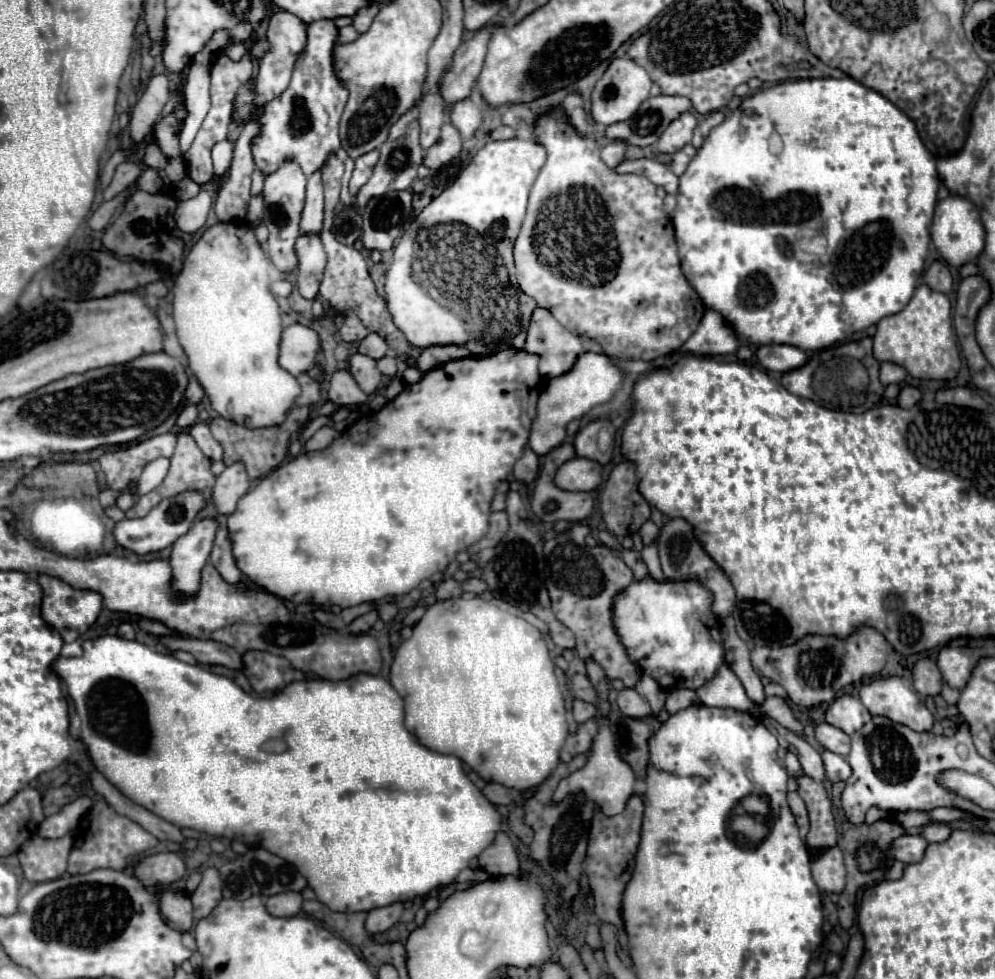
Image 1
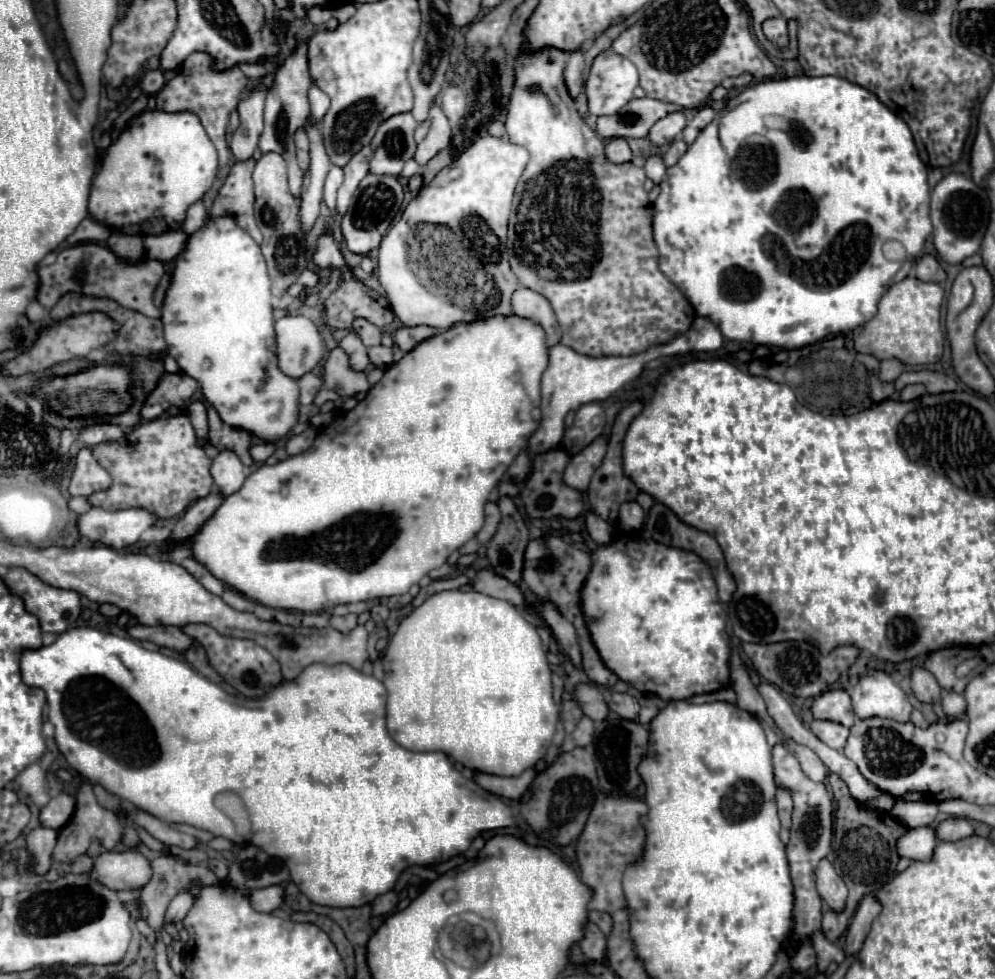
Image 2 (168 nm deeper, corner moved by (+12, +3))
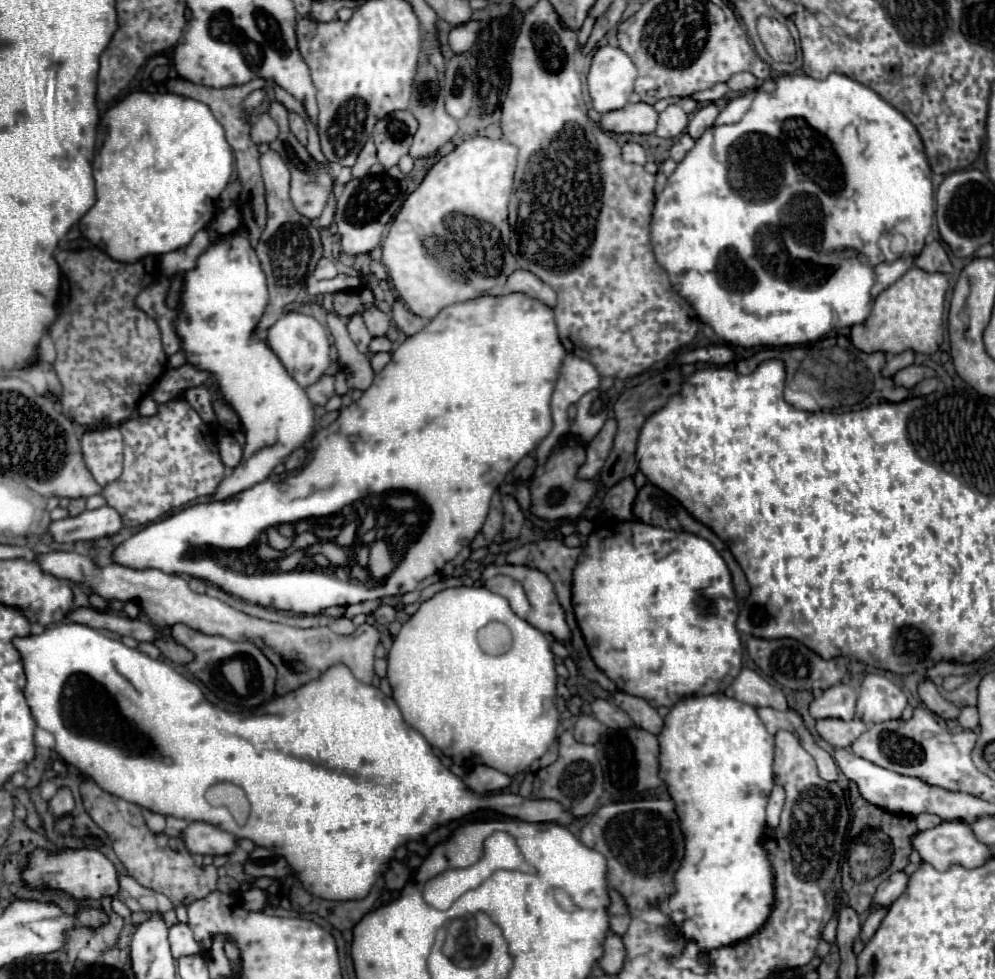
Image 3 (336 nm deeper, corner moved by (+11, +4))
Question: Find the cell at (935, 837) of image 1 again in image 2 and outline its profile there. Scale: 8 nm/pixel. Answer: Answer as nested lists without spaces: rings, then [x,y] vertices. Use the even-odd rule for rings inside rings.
[[[947,819],[943,823],[937,825],[937,835],[943,839],[943,841],[959,841],[959,839],[965,839],[965,837],[971,837],[975,835],[975,827],[971,825],[969,819]]]

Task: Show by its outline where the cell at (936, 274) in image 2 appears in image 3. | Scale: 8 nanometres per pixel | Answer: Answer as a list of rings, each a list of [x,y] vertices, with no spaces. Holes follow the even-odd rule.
[[[936,240],[926,244],[924,250],[916,256],[916,266],[926,272],[942,272],[942,274],[952,272],[952,264],[948,260],[948,254],[942,248],[942,244]]]

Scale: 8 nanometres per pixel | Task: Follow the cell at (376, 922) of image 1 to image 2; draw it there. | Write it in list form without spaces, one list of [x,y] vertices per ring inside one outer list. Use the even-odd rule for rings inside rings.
[[[389,891],[389,893],[383,893],[381,897],[377,897],[371,907],[373,907],[373,915],[387,915],[395,909],[395,903],[397,903],[397,893],[395,891]]]

